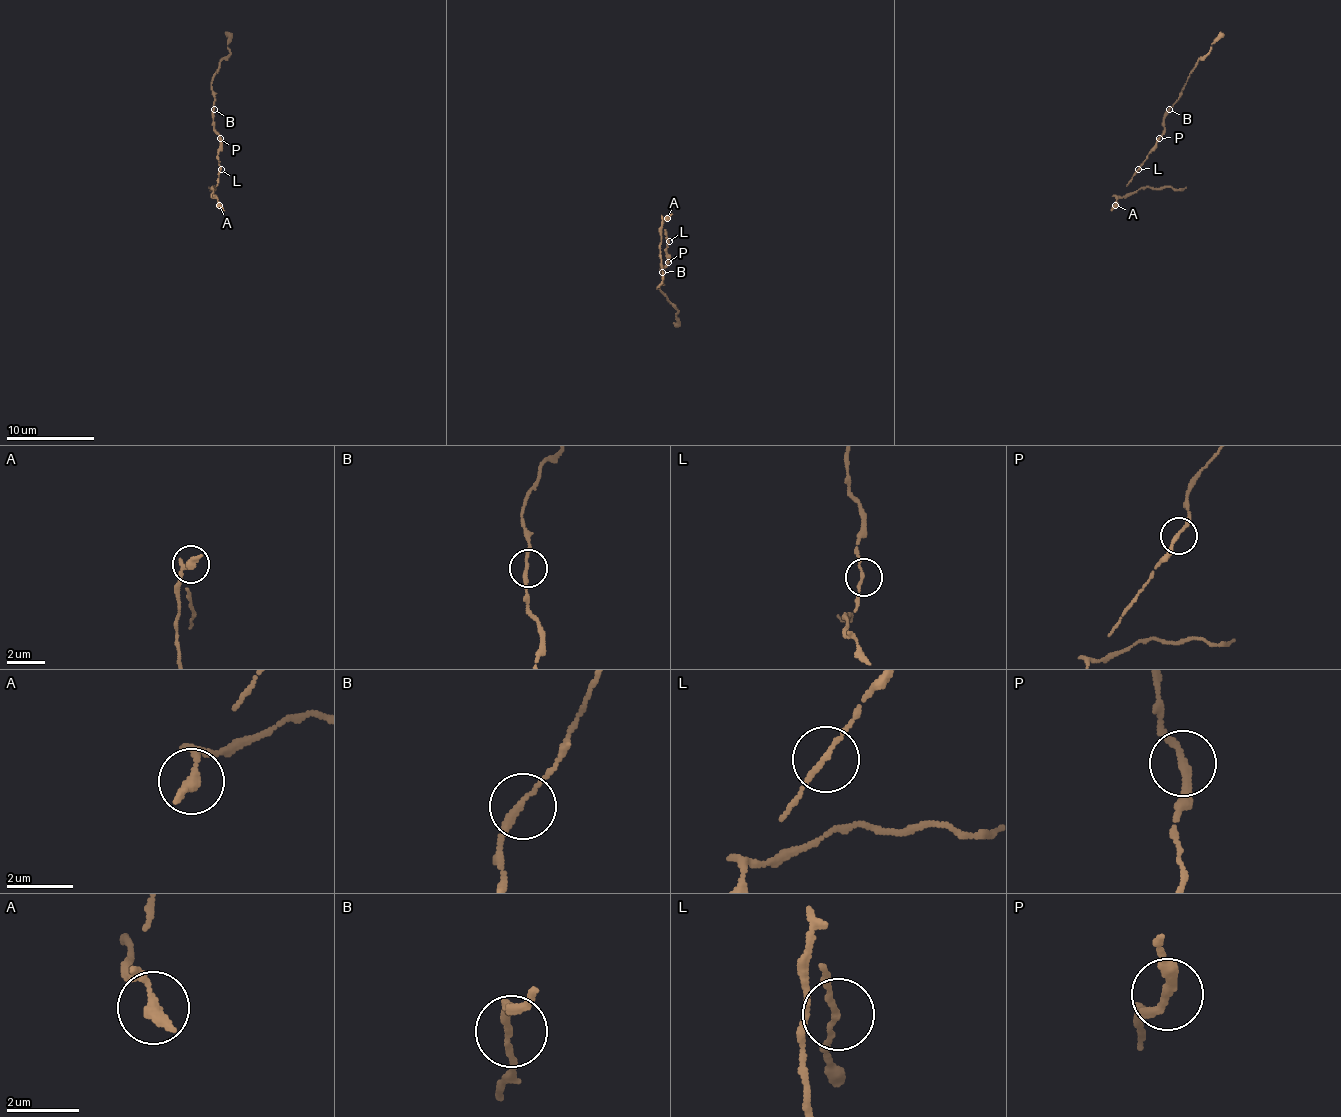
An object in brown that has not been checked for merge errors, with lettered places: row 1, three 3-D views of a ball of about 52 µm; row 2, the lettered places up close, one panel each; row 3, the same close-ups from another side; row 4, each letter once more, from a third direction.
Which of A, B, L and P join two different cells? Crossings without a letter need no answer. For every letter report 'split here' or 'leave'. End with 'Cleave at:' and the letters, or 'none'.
A: split here
B: leave
L: leave
P: leave
Cleave at: A

